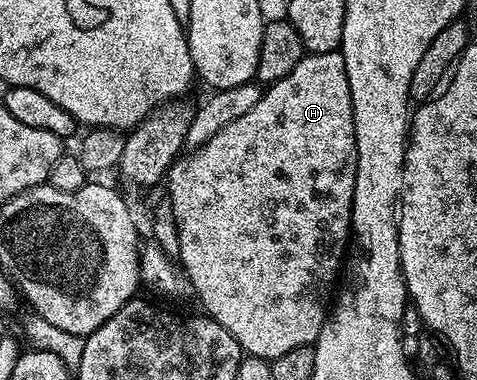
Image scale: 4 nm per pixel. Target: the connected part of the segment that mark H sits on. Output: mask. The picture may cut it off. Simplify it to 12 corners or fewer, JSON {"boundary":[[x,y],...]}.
{"boundary":[[339,51],[166,176],[245,356],[315,344],[352,229]]}

